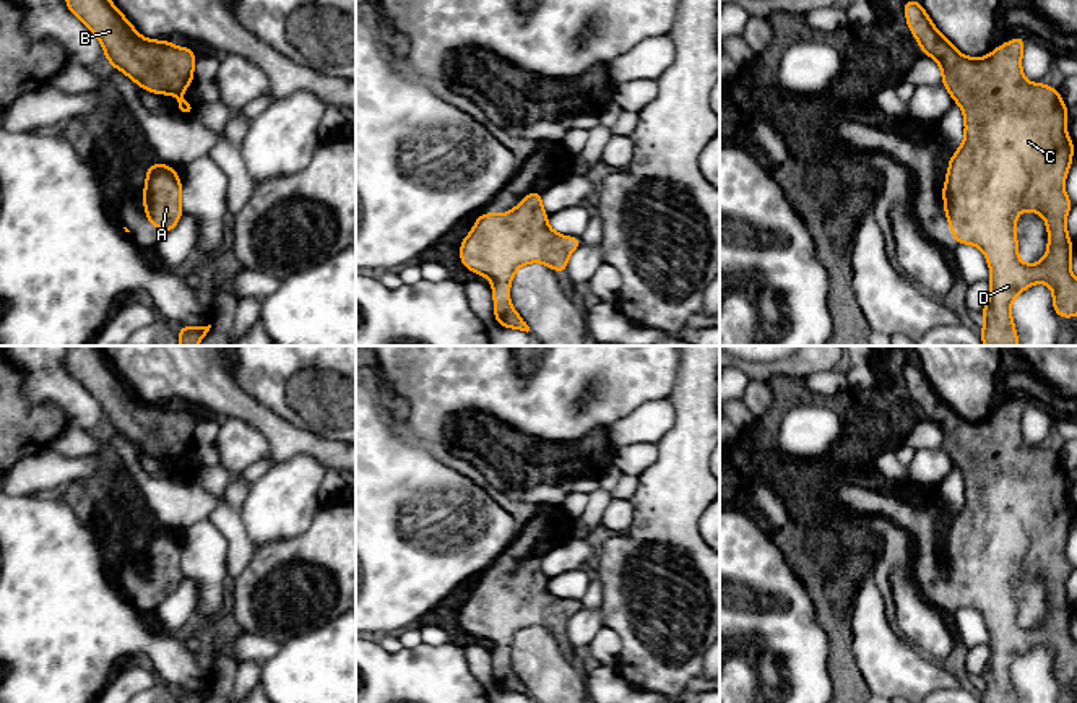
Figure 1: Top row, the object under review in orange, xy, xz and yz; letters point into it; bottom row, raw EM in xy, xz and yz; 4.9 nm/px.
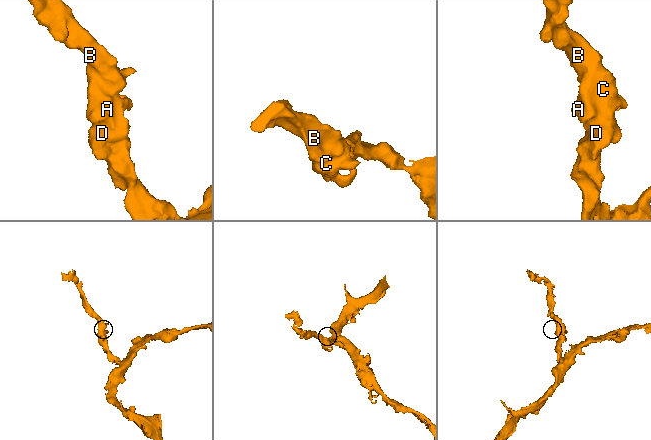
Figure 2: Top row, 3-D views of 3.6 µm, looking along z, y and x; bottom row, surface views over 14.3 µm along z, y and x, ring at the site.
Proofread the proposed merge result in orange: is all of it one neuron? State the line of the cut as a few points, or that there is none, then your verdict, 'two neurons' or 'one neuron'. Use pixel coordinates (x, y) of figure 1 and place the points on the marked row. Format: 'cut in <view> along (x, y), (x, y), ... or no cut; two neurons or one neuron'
no cut; one neuron

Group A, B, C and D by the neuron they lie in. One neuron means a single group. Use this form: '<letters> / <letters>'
A B C D

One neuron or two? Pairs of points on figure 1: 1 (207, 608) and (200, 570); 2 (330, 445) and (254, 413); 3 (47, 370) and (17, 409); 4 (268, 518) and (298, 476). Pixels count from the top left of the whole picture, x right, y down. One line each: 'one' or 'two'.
1: one
2: one
3: two
4: one

